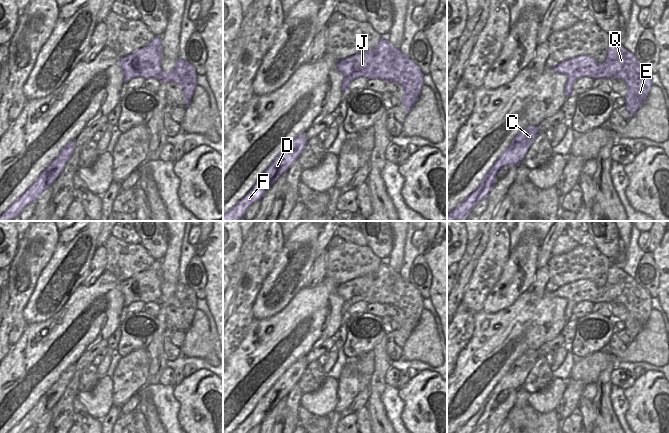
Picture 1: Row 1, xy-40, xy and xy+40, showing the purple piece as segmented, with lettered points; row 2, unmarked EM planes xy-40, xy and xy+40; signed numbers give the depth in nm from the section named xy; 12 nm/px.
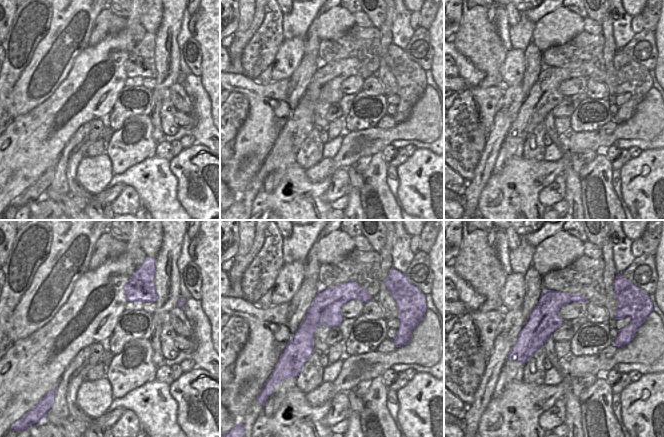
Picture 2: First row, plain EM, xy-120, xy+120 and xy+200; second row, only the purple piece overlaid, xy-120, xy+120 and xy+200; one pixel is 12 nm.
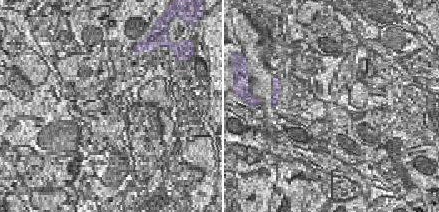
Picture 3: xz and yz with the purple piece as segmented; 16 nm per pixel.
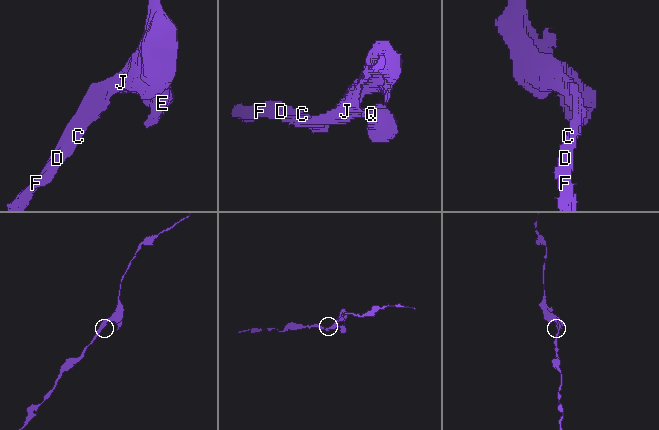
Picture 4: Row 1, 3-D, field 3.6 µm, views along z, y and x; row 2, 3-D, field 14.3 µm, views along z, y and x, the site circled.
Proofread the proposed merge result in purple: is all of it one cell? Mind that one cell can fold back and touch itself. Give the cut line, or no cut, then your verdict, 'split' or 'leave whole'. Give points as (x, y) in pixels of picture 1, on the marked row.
no cut | leave whole

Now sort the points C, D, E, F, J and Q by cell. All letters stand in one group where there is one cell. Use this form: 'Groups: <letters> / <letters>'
Groups: C D E F J Q

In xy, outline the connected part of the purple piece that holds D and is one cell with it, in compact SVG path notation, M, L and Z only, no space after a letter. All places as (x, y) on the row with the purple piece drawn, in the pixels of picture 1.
M305 134L293 139L261 174L253 188L223 216L223 221L239 221L243 218L247 209L261 200L267 189L300 157L307 142Z

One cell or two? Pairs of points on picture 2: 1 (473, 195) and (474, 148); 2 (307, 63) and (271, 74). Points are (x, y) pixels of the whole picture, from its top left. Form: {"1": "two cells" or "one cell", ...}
{"1": "two cells", "2": "two cells"}

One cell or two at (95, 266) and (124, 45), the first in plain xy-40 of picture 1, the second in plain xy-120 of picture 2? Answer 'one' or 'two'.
two

